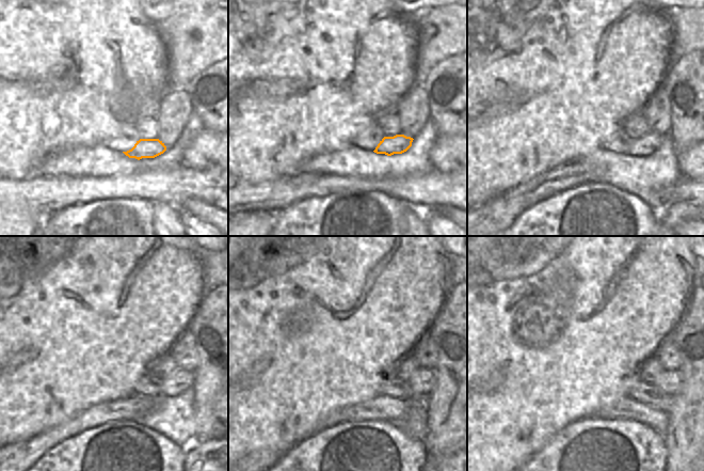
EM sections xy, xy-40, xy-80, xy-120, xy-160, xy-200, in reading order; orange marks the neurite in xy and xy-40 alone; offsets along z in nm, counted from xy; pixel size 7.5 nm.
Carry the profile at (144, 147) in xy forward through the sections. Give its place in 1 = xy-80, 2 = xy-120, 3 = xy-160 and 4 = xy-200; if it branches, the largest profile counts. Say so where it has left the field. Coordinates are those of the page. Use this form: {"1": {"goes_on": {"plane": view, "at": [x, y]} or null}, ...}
{"1": {"goes_on": {"plane": "xy-80", "at": [645, 144]}}, "2": {"goes_on": {"plane": "xy-120", "at": [179, 380]}}, "3": {"goes_on": {"plane": "xy-160", "at": [421, 382]}}, "4": {"goes_on": {"plane": "xy-200", "at": [669, 381]}}}

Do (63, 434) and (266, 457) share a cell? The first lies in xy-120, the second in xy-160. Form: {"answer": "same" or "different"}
{"answer": "same"}

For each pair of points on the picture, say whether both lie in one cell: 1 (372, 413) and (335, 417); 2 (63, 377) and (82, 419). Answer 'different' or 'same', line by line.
1: same
2: different

